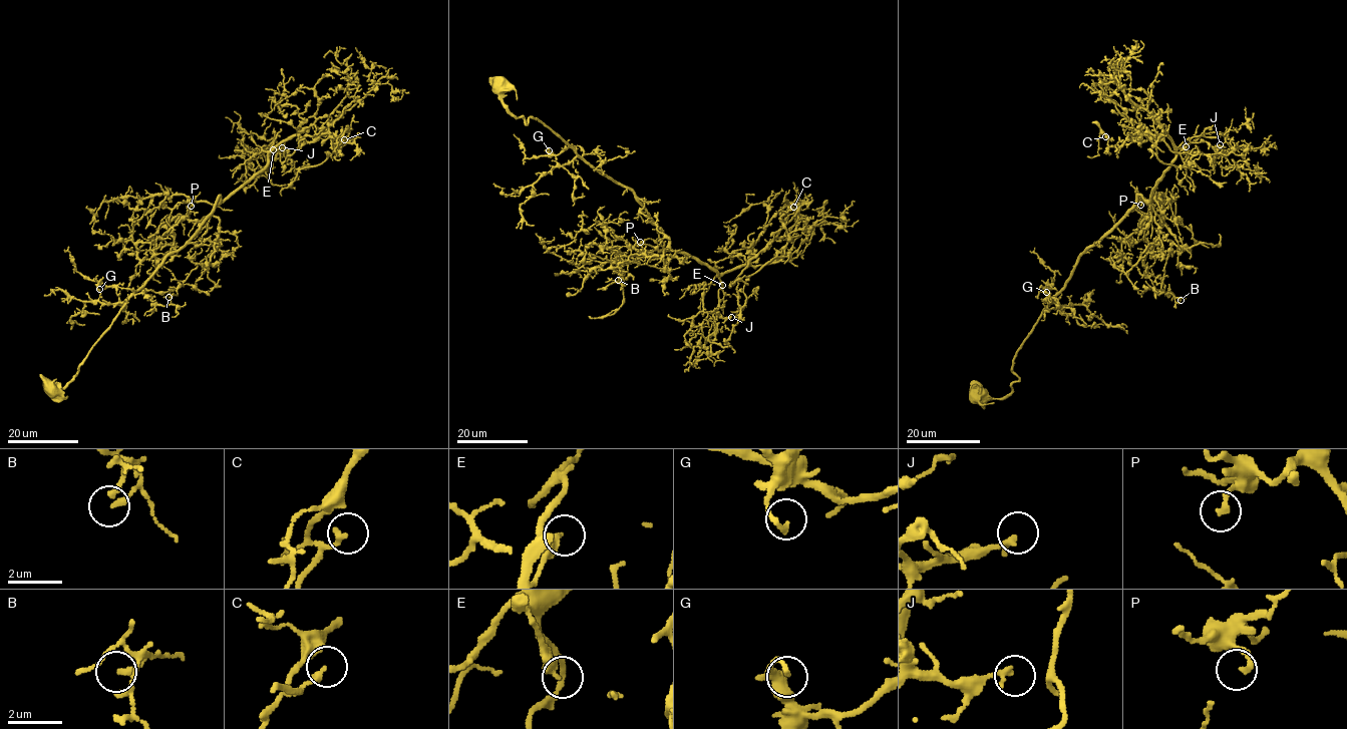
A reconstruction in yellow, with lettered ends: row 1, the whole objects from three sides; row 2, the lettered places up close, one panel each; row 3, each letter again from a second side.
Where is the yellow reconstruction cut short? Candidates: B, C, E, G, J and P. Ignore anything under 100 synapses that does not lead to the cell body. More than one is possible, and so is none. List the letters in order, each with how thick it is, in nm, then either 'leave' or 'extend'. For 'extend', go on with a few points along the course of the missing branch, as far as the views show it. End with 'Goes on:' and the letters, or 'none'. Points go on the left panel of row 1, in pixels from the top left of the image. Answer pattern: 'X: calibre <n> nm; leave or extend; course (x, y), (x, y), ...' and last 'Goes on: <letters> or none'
B: calibre 200 nm; leave
C: calibre 220 nm; leave
E: calibre 280 nm; leave
G: calibre 180 nm; leave
J: calibre 200 nm; leave
P: calibre 220 nm; leave
Goes on: none

